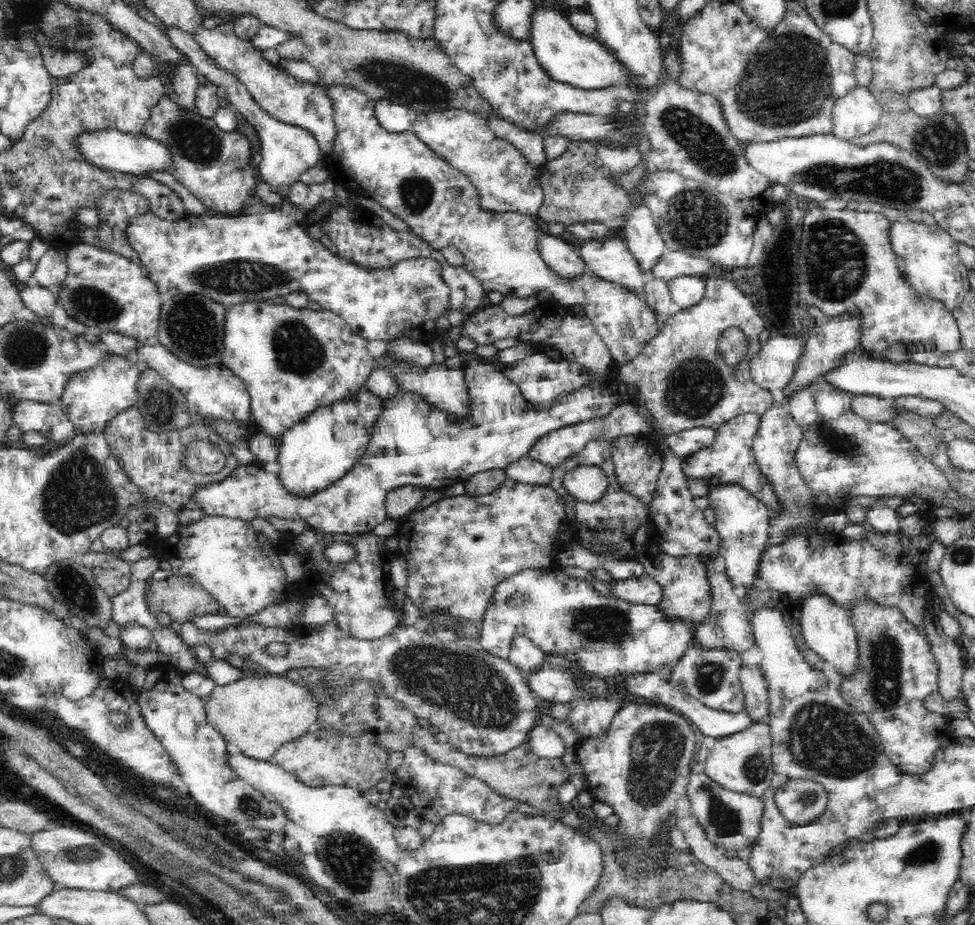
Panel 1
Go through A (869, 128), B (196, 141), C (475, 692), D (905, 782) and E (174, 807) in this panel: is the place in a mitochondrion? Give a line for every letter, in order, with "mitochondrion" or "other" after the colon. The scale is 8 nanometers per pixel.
A: other
B: mitochondrion
C: mitochondrion
D: other
E: other

